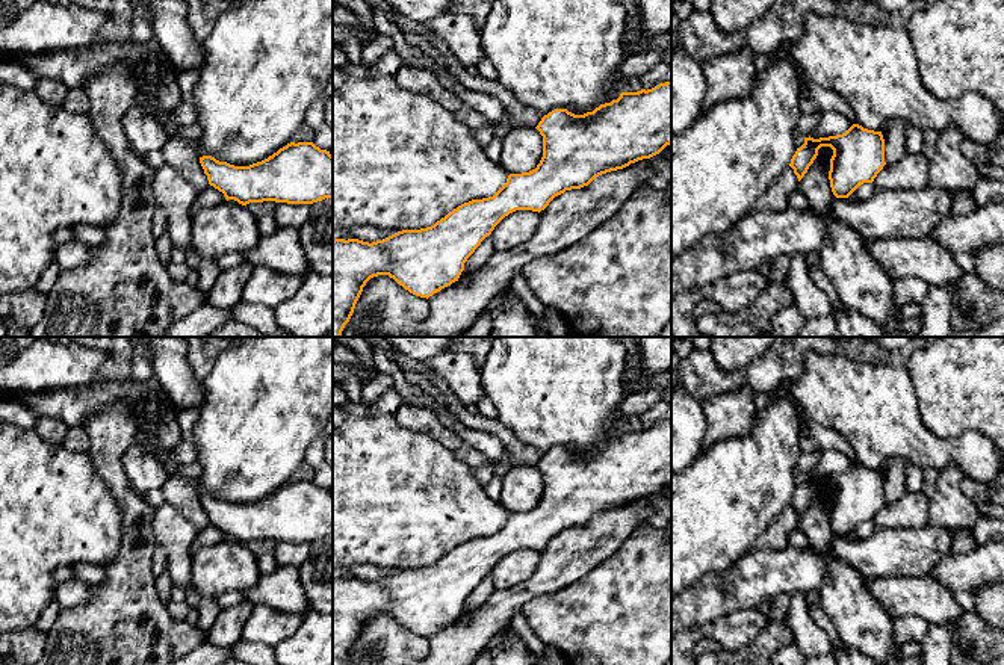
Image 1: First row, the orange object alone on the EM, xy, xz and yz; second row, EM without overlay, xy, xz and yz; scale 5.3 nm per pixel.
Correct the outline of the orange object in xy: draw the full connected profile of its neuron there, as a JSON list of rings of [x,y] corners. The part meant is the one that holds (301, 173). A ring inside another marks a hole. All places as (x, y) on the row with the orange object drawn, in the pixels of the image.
[[[290,142],[268,159],[234,166],[200,157],[209,184],[242,206],[249,203],[313,204],[333,198],[333,156],[313,142]]]

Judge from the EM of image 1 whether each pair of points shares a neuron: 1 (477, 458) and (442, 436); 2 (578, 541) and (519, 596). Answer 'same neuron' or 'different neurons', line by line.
1: same neuron
2: same neuron

